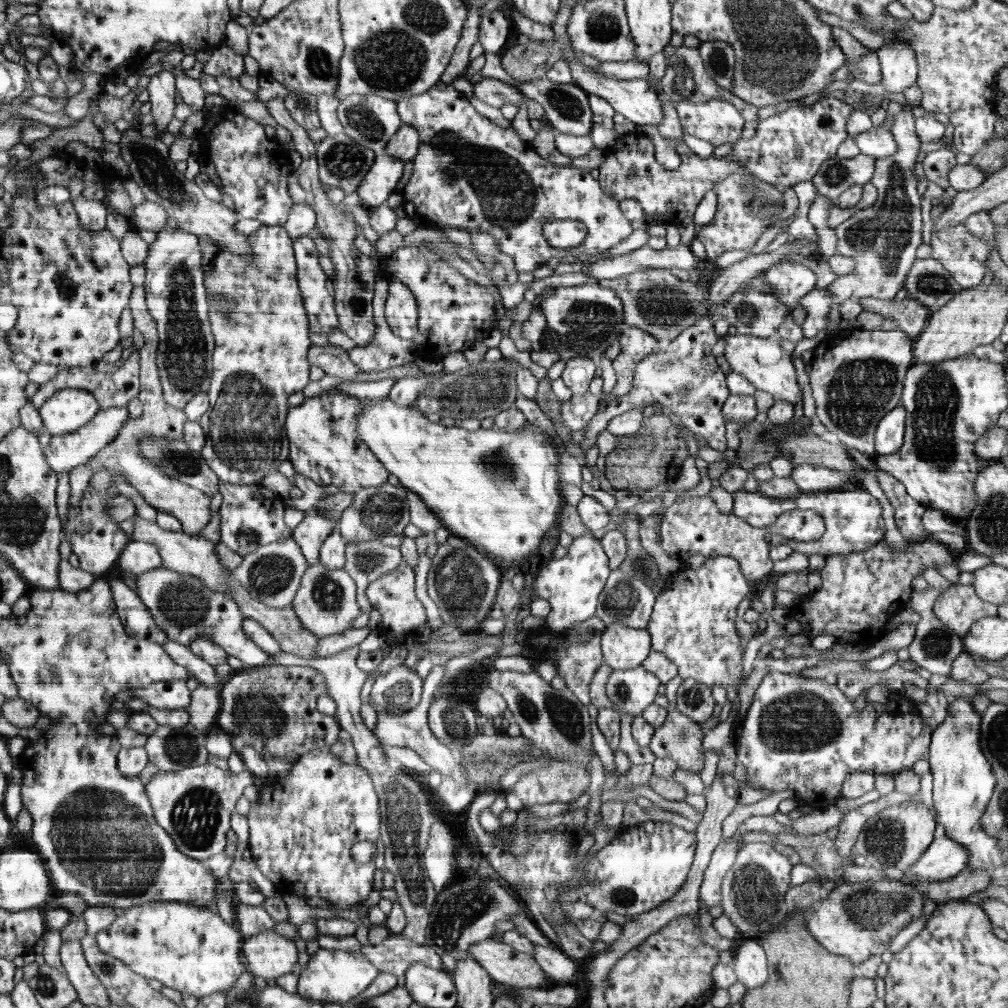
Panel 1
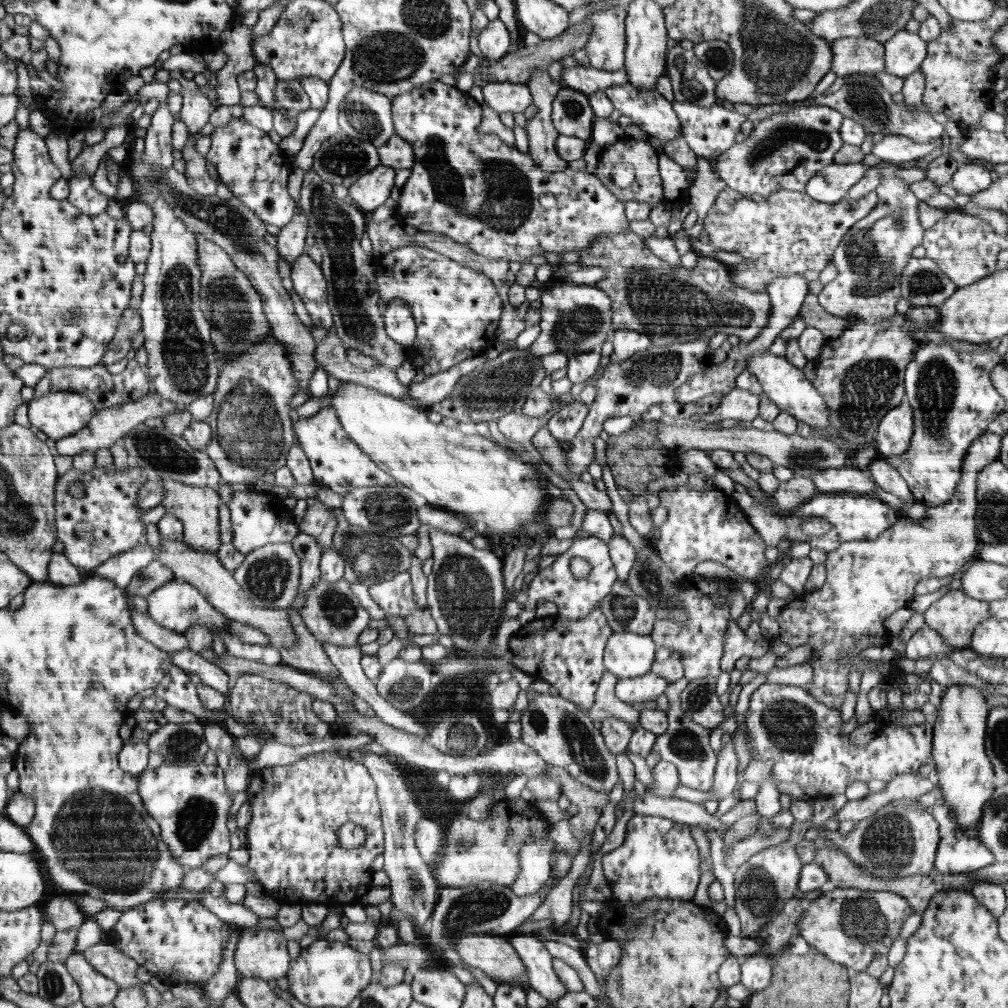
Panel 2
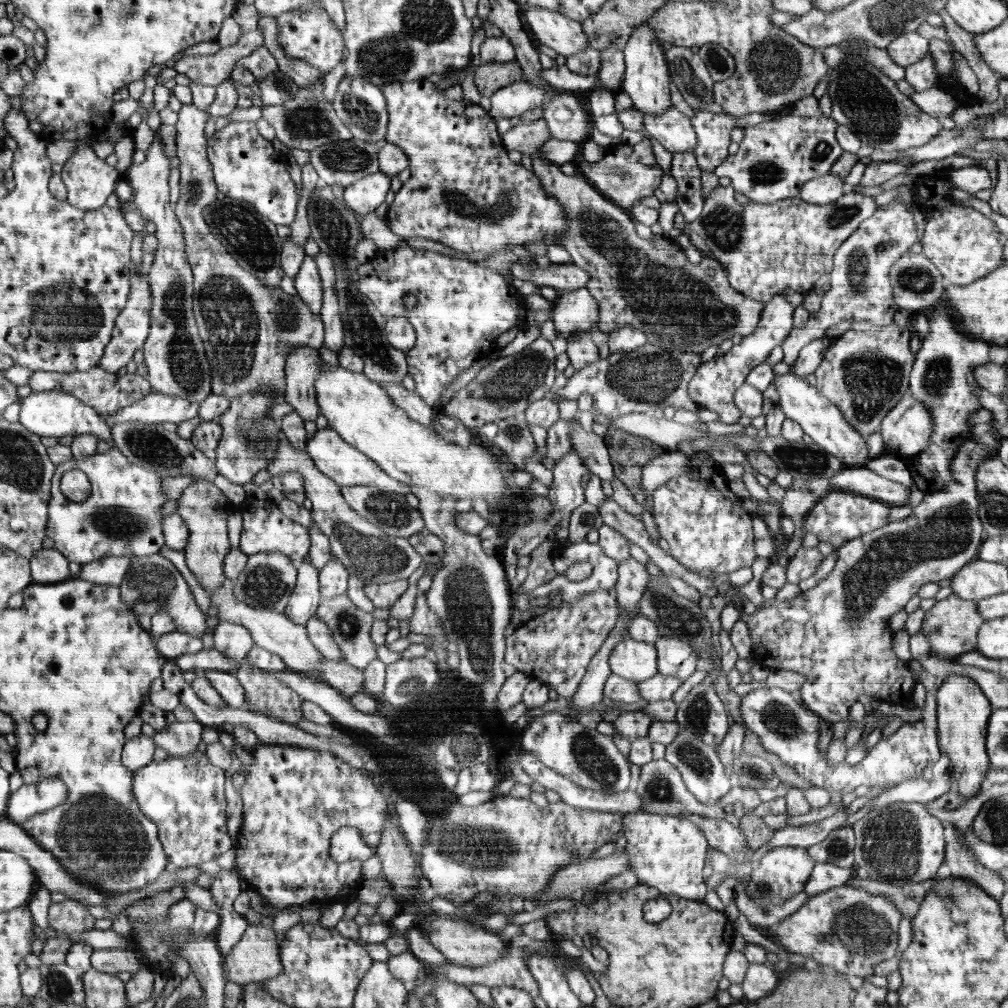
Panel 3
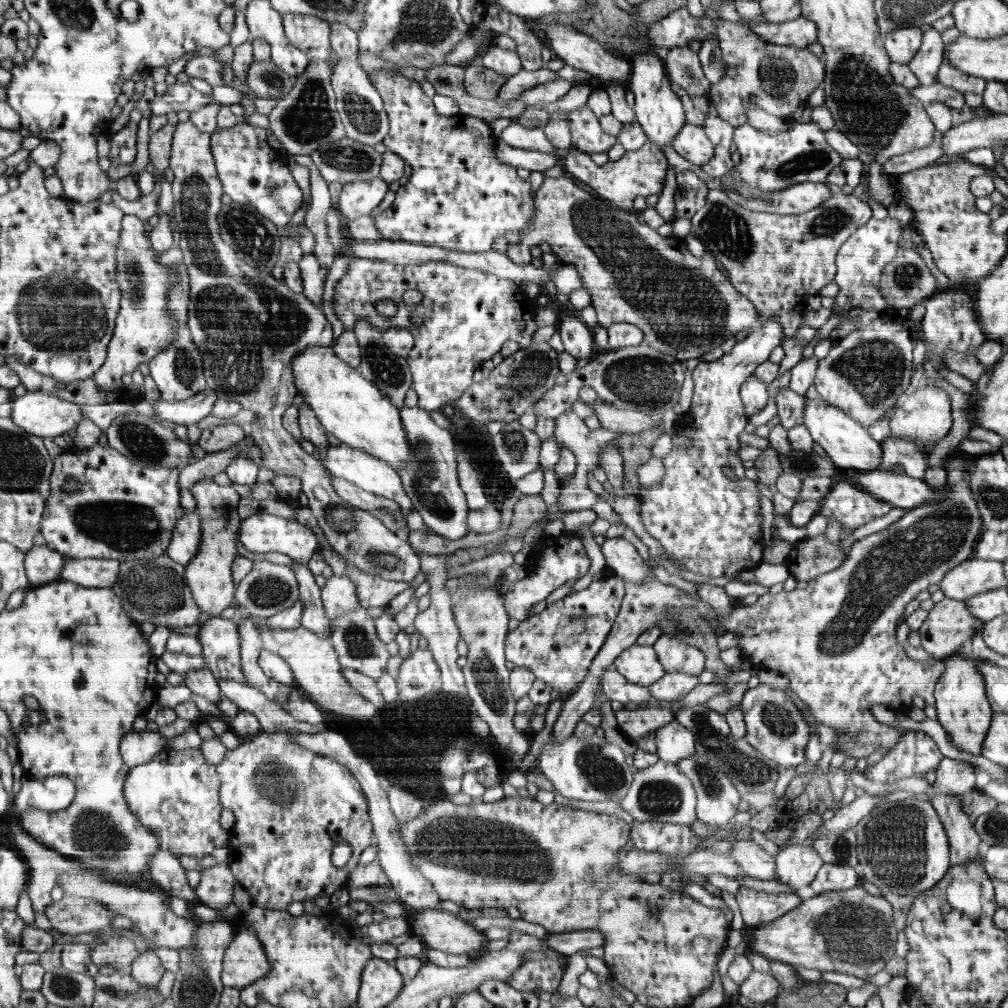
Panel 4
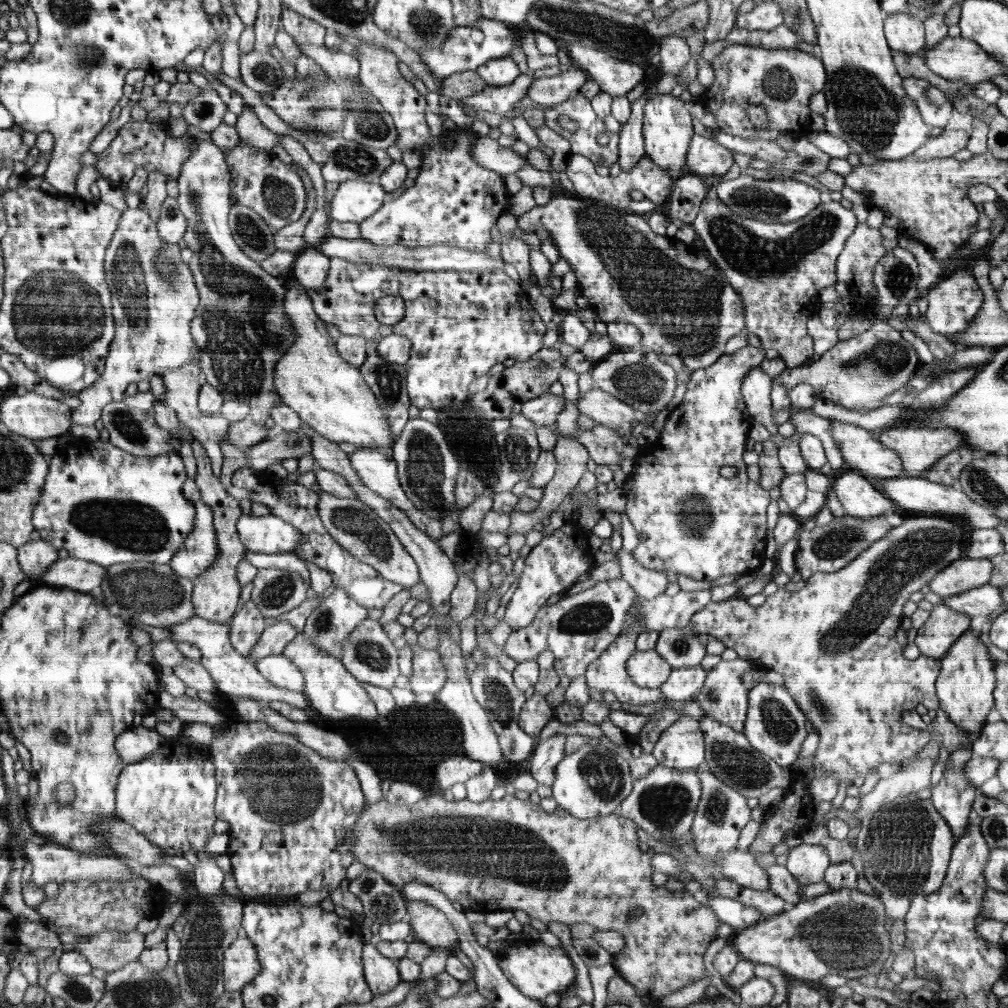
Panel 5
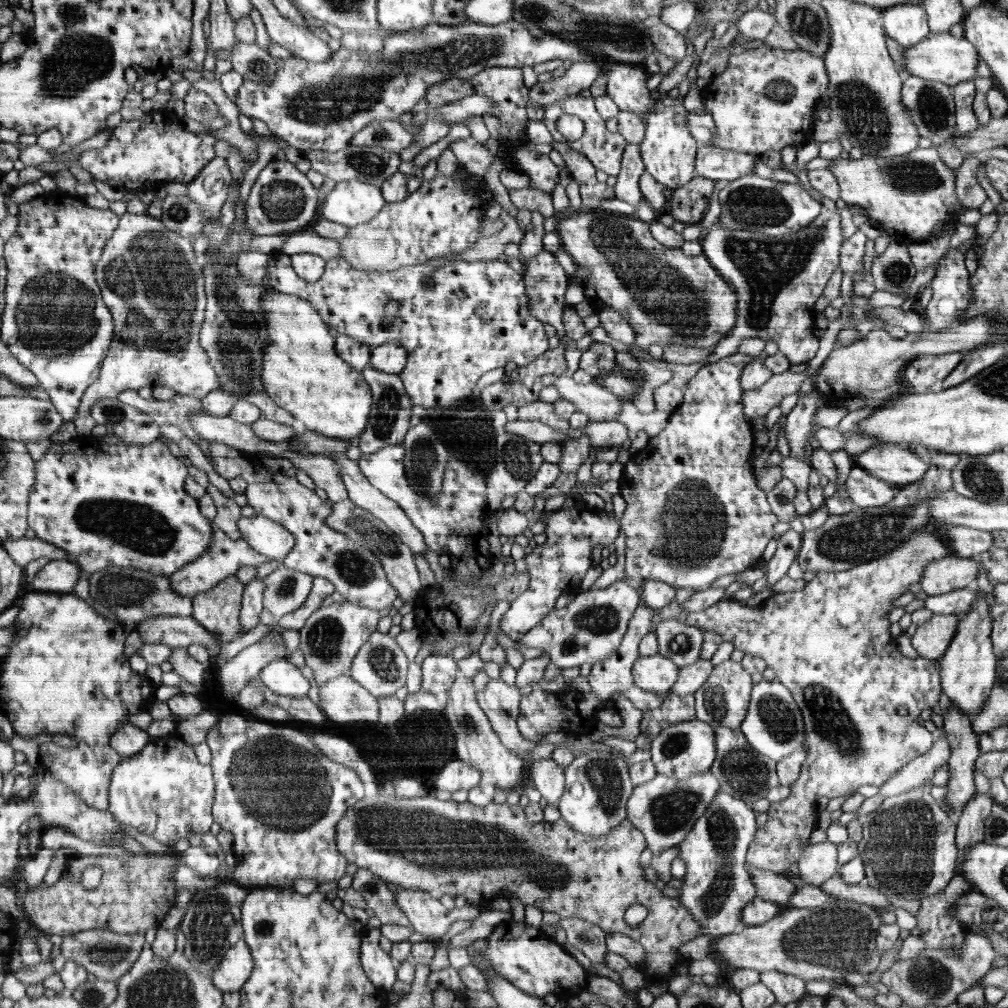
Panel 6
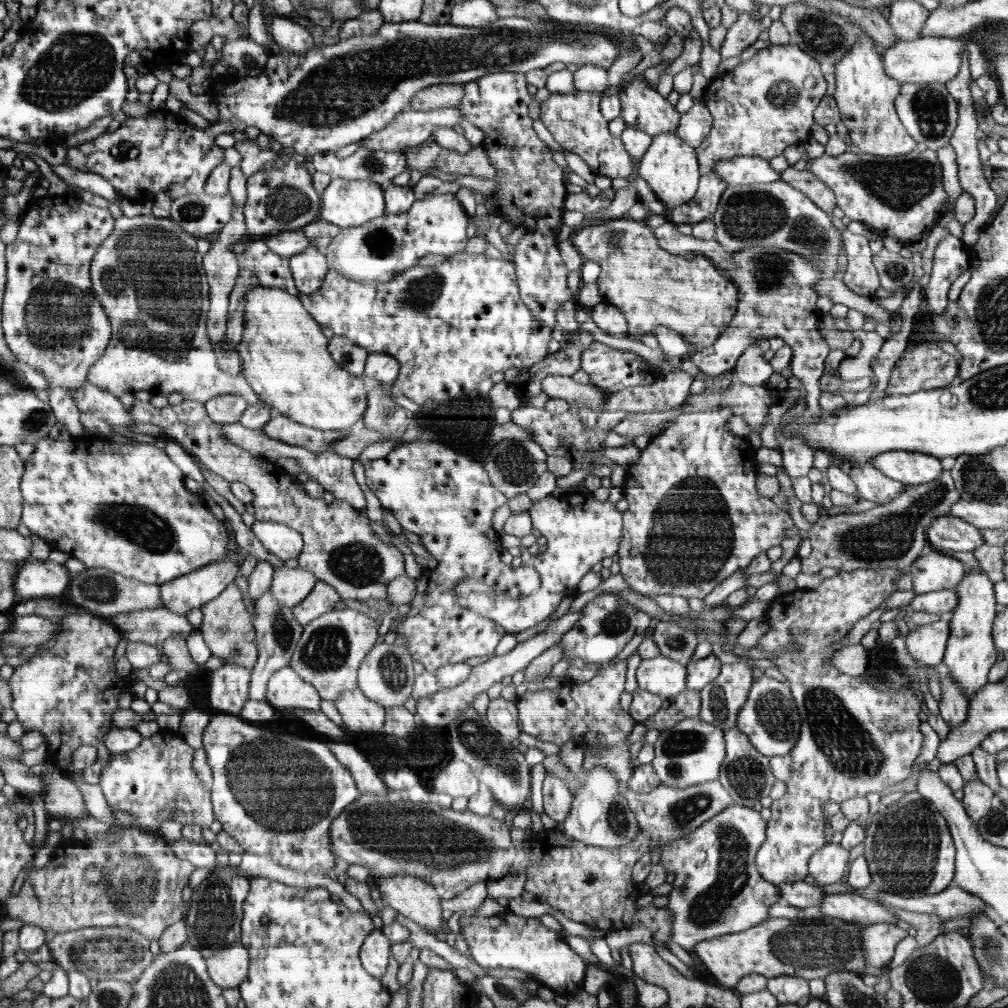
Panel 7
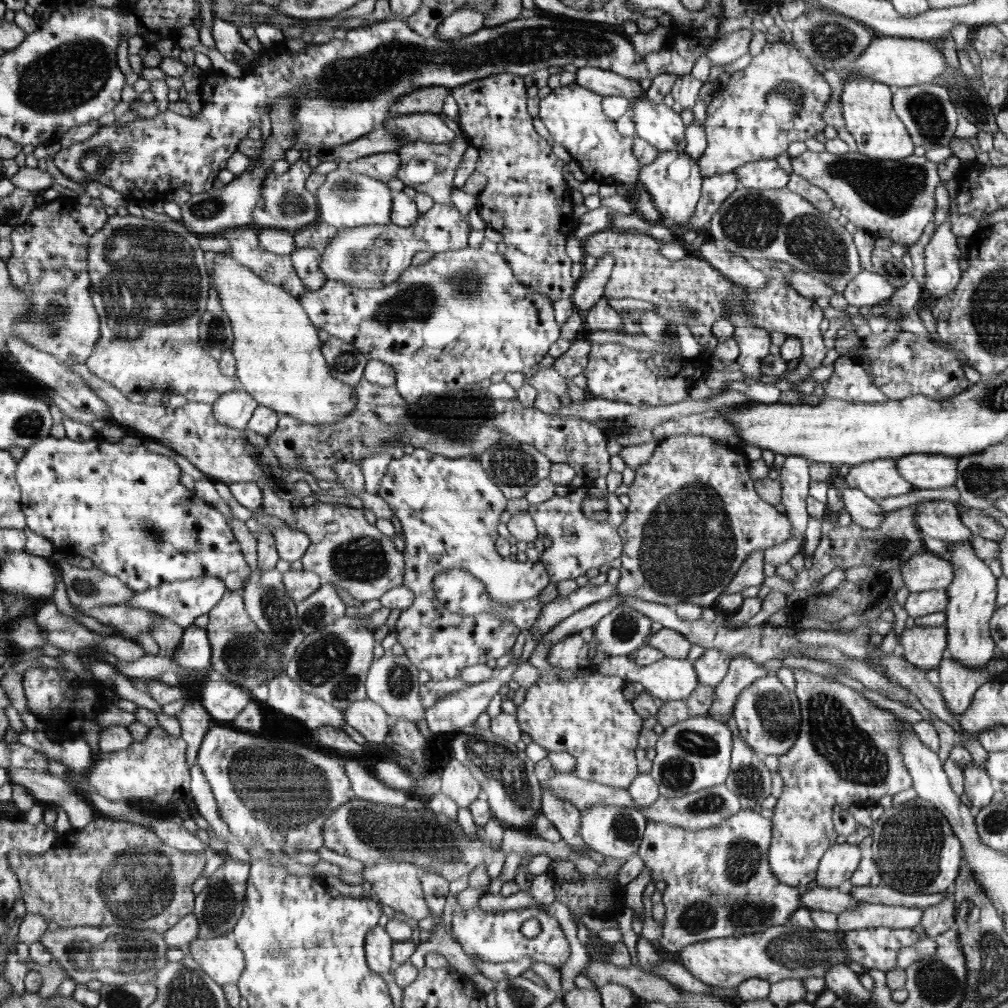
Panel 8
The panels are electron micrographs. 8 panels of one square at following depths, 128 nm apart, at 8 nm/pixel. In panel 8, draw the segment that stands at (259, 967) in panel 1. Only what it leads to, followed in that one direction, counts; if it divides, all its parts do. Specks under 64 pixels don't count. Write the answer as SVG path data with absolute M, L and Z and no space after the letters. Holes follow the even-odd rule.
M229 934L216 938L197 938L187 947L190 954L202 965L203 972L217 984L239 983L246 970L243 949Z

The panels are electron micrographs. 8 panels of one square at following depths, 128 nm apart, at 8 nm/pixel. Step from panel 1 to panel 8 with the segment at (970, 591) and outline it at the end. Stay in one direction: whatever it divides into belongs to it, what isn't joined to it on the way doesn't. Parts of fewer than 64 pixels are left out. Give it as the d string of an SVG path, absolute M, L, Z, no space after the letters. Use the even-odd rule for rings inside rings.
M945 627L906 628L899 644L899 651L906 660L928 671L938 667L943 657L947 656L947 631Z

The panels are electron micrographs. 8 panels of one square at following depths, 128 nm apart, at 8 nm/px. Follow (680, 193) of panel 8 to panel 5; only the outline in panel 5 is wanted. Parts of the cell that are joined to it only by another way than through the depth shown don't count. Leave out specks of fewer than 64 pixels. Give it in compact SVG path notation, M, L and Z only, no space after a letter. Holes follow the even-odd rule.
M672 95L650 96L643 110L643 137L645 155L668 172L674 180L690 174L687 166L688 151L694 136L692 120L690 120L687 104Z

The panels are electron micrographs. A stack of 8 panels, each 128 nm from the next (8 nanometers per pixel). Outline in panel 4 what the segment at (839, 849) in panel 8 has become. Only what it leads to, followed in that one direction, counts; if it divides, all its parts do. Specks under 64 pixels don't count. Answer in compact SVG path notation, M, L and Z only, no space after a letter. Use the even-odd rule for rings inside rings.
M810 844L782 848L775 857L775 880L798 890L814 880L824 863Z

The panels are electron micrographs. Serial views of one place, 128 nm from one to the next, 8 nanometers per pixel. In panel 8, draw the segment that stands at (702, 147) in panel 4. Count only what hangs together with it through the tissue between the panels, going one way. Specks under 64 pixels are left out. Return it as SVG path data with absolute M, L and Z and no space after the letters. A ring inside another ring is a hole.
M774 159L744 164L735 174L744 188L757 188L760 191L784 188L790 177Z

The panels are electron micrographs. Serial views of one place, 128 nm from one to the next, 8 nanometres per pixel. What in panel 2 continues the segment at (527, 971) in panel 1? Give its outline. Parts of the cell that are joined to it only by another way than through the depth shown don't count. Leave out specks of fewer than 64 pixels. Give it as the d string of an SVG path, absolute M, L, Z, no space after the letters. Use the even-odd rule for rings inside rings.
M469 934L461 936L455 942L455 947L467 965L478 968L496 981L504 981L504 984L512 978L526 974L528 969L524 966L523 960L520 960L519 953L515 951L508 936Z

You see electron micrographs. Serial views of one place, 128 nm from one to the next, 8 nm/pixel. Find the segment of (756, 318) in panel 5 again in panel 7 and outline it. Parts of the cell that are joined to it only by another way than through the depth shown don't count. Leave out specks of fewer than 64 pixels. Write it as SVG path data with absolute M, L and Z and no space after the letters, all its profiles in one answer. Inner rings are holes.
M744 247L730 255L733 267L726 271L739 289L738 311L730 326L711 347L694 349L689 358L700 372L719 375L734 369L740 356L756 340L782 338L792 349L792 374L803 383L803 390L806 391L806 413L809 416L821 416L818 380L824 374L824 359L830 348L818 332L817 322L821 313L816 305L819 296L815 284L826 278L826 274L810 259L778 247Z

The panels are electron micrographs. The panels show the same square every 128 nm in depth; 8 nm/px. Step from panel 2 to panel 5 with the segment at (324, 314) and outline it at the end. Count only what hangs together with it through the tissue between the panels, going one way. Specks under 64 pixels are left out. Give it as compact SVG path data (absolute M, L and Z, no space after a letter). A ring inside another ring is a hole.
M307 246L297 253L290 272L304 288L316 290L323 286L330 274L330 258L316 248Z

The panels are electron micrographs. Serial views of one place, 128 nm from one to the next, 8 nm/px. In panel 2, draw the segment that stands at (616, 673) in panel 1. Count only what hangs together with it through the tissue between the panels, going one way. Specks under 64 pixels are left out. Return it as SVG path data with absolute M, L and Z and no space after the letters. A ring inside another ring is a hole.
M655 673L619 679L615 684L615 695L626 704L634 706L648 700L656 700L670 686L666 677Z

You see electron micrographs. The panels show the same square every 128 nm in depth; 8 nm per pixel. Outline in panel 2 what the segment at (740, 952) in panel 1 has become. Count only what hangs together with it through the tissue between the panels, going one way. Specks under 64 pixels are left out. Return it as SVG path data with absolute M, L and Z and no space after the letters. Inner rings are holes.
M765 951L748 955L741 964L741 983L752 993L768 989L772 980L770 957Z

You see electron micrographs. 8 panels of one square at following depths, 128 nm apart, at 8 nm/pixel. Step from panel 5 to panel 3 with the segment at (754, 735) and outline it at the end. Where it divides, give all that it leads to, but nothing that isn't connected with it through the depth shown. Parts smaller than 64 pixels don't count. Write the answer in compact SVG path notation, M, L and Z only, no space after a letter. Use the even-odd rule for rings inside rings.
M760 687L742 697L741 713L746 726L758 736L766 752L776 754L784 764L794 768L796 774L828 792L840 792L843 796L859 786L876 787L898 784L909 779L923 777L923 770L932 767L940 758L938 736L934 728L921 721L903 725L888 738L881 738L867 752L863 760L850 765L846 761L830 764L820 753L820 718L805 704L800 704L793 693L778 687Z

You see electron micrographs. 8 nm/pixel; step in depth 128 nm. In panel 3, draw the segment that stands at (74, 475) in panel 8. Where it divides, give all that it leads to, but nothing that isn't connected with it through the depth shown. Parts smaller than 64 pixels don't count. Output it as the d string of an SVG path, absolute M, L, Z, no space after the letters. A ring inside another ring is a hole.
M110 447L105 453L96 453L84 460L65 461L60 463L55 478L52 479L52 498L47 521L48 537L64 557L67 557L74 567L86 565L99 559L116 557L142 557L160 554L160 550L166 545L166 536L163 532L165 518L162 515L163 505L168 501L168 494L163 490L163 476L166 473L157 469L146 468L128 460L127 456L119 451L119 448ZM78 468L85 472L91 482L91 494L84 502L71 502L60 490L60 478L64 472Z

